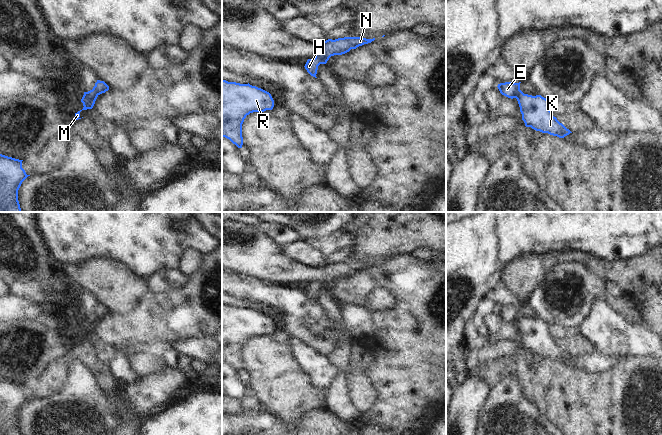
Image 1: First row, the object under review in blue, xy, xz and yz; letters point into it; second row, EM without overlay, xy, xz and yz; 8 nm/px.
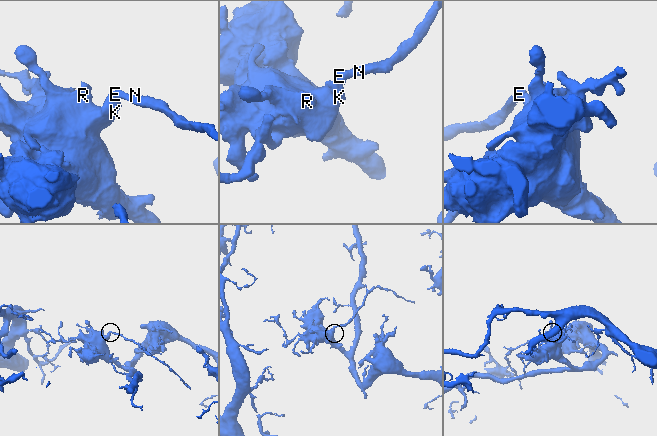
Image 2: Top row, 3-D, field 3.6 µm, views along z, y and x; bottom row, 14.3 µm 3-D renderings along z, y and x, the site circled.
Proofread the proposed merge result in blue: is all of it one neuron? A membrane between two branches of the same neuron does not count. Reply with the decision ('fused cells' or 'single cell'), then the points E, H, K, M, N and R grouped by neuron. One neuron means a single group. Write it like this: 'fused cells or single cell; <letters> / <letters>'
fused cells; E N / H K M R

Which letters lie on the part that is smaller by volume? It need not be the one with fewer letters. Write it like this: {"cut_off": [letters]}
{"cut_off": ["E", "N"]}

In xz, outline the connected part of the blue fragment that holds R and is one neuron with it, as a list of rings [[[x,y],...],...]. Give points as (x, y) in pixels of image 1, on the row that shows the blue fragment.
[[[222,80],[222,137],[242,148],[242,124],[246,116],[273,107],[274,100],[269,92],[249,83]]]

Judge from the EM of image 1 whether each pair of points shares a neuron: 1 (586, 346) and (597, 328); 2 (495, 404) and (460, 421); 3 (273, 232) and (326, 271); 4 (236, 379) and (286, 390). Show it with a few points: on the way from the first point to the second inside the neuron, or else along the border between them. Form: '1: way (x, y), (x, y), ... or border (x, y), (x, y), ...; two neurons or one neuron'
1: border (580, 334), (595, 350); two neurons
2: border (489, 389), (487, 399), (480, 410), (477, 424); two neurons
3: border (261, 232), (266, 234), (280, 247); two neurons
4: border (240, 372), (247, 381); two neurons

